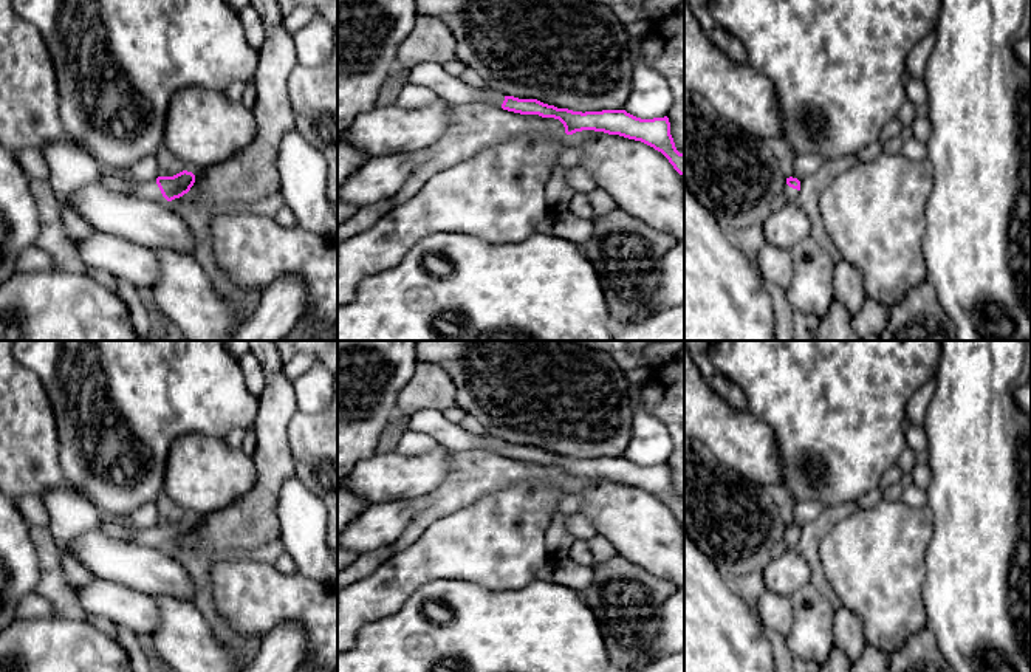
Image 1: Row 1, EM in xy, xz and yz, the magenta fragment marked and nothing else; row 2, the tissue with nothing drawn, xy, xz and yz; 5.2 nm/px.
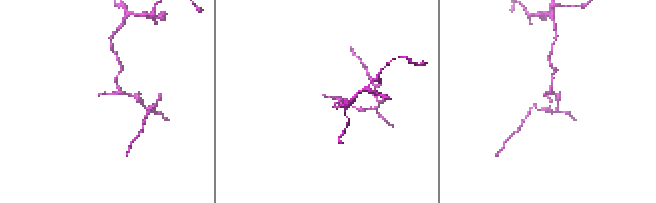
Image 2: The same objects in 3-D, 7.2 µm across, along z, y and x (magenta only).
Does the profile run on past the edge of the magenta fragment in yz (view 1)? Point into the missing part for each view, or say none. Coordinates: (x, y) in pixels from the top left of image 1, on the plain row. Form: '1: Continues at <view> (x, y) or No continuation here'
1: Continues at yz (791, 541)

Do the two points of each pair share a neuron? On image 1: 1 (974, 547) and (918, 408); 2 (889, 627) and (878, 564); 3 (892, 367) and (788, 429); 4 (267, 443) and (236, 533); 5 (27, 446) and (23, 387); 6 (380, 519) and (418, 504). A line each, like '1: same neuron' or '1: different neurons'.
1: different neurons
2: same neuron
3: same neuron
4: same neuron
5: same neuron
6: same neuron

